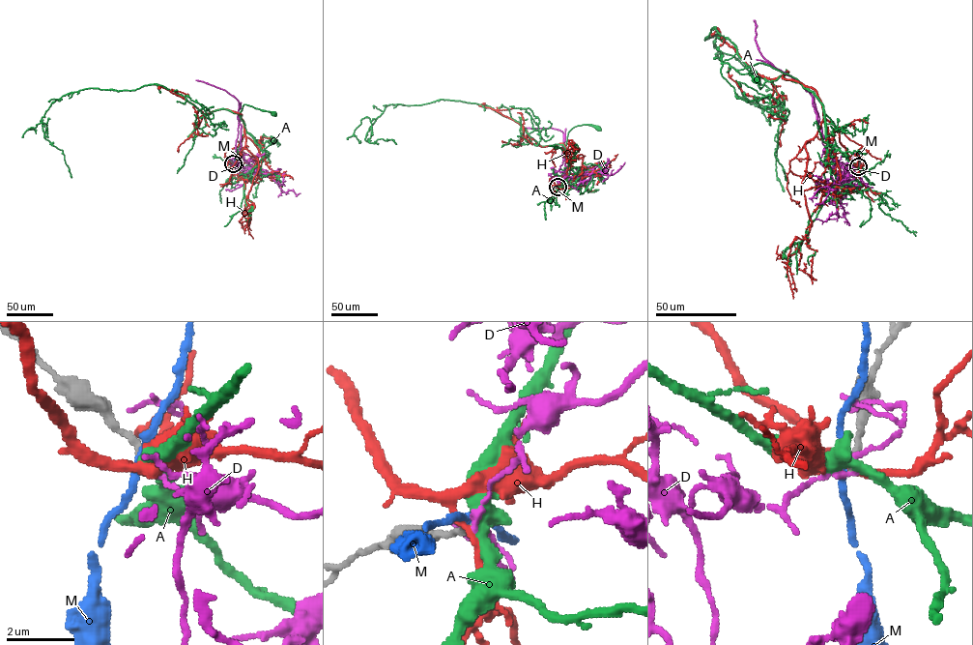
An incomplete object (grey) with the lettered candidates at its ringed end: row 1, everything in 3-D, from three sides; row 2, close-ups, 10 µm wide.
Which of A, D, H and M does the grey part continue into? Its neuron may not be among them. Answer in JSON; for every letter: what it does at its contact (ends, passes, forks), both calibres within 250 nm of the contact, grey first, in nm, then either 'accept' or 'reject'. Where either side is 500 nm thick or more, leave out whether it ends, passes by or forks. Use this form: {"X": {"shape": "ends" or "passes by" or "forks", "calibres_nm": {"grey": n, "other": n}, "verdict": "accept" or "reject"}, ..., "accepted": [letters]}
{"A": {"shape": "passes by", "calibres_nm": {"grey": 180, "other": 480}, "verdict": "reject"}, "D": {"shape": "passes by", "calibres_nm": {"grey": 180, "other": 120}, "verdict": "reject"}, "H": {"shape": "forks", "calibres_nm": {"grey": 180, "other": 160}, "verdict": "reject"}, "M": {"shape": "passes by", "calibres_nm": {"grey": 190, "other": 200}, "verdict": "reject"}, "accepted": []}

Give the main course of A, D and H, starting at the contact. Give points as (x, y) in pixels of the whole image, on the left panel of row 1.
A: (233, 163), (240, 139), (245, 132), (240, 114), (243, 104), (273, 113)
D: (233, 163), (240, 164), (243, 160), (240, 152), (239, 102), (225, 90), (196, 79)
H: (233, 163), (225, 153), (237, 147), (244, 135), (241, 114), (221, 109), (204, 114), (180, 97), (157, 88)

